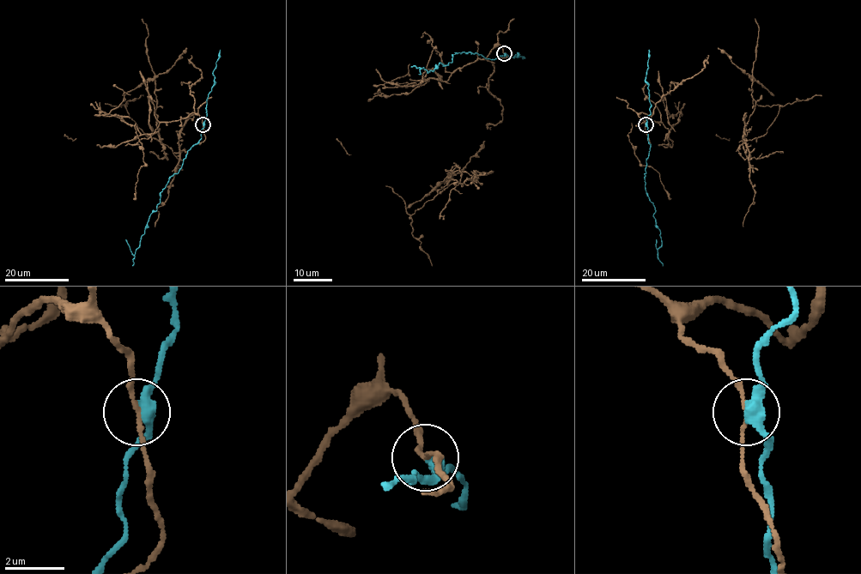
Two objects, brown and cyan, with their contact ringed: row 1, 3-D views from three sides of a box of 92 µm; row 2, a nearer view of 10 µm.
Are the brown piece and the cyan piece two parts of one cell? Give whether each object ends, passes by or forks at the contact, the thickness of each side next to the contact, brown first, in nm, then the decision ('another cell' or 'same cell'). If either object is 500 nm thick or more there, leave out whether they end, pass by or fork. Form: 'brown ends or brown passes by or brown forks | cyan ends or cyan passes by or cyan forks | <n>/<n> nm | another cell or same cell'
brown passes by | cyan passes by | 120/360 nm | another cell

